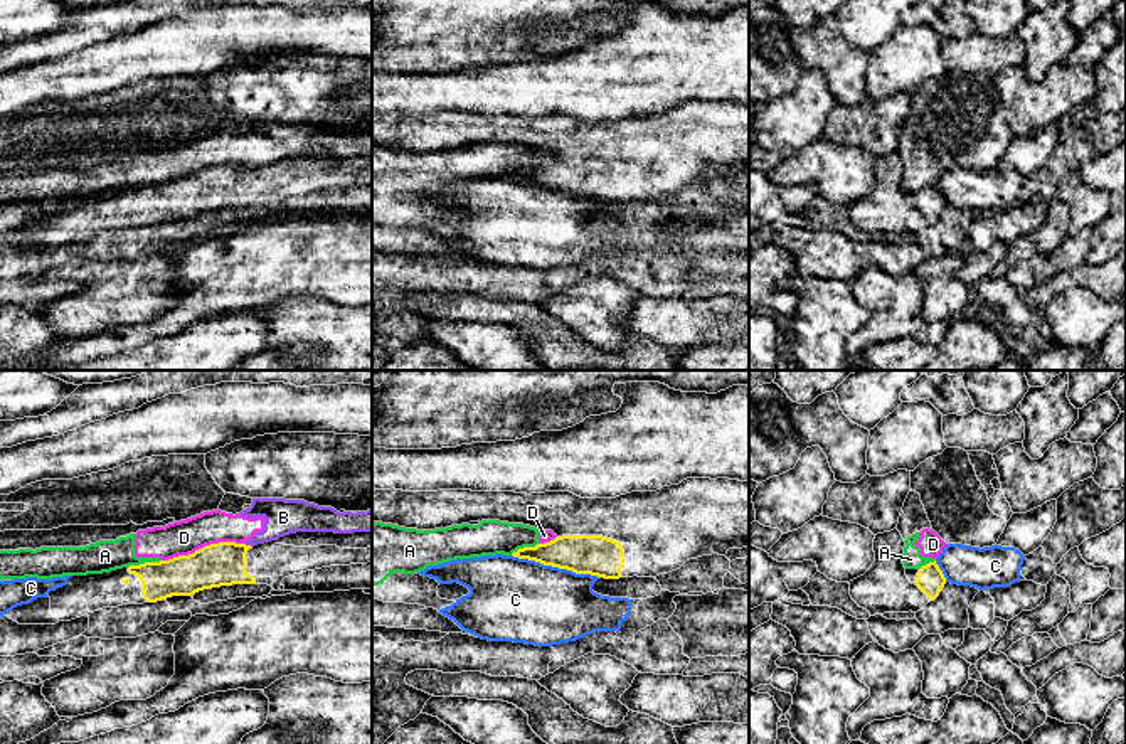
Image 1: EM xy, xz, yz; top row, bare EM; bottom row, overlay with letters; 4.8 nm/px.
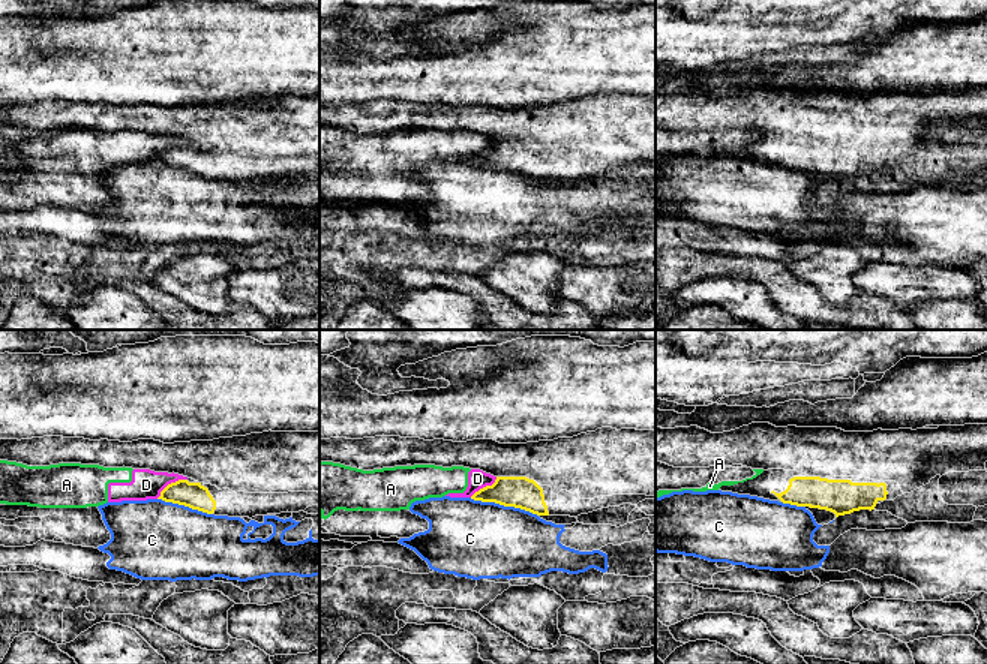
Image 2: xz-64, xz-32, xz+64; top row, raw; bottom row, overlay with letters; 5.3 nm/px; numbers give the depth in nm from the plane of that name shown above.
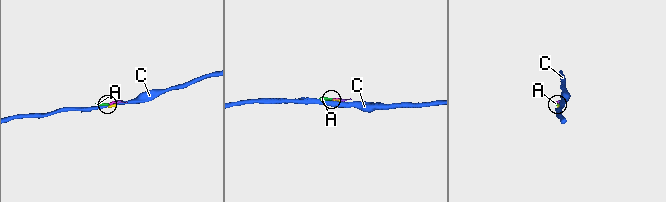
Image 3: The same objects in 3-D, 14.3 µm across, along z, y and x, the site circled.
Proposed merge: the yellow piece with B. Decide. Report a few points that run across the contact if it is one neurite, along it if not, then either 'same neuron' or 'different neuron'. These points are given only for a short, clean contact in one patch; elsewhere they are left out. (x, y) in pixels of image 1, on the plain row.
xy (243, 165), (251, 170) | different neuron

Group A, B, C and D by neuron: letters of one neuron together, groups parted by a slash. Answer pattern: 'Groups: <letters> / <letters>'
Groups: A B D / C

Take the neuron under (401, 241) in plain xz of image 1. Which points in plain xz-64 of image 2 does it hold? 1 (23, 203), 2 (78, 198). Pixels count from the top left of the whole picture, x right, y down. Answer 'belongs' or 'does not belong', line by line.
1: does not belong
2: does not belong

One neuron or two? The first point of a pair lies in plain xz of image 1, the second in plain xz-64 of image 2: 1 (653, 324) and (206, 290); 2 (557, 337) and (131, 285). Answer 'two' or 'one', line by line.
1: two
2: one

